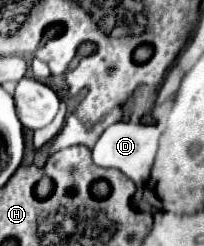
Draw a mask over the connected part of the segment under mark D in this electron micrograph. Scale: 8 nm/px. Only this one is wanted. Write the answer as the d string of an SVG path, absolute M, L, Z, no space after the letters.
M120 121L120 123L106 127L106 131L100 135L100 139L96 141L96 145L92 149L92 159L100 167L114 167L114 169L122 171L126 177L130 177L132 181L142 181L142 177L134 177L134 173L150 173L150 167L152 167L156 151L158 151L158 139L160 139L158 127L156 129L152 127L150 135L146 135L146 125Z

